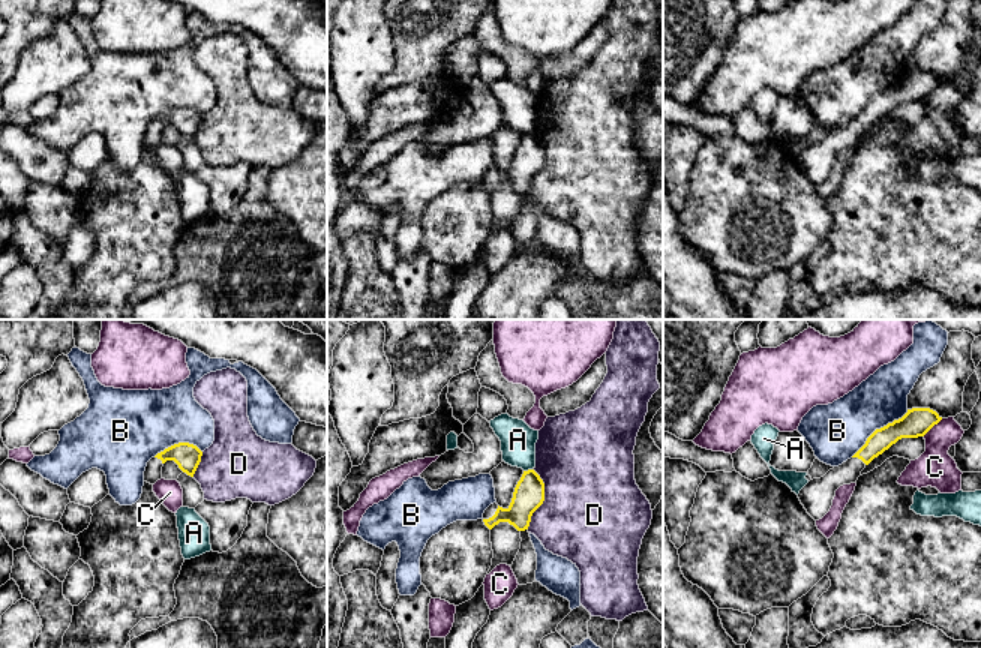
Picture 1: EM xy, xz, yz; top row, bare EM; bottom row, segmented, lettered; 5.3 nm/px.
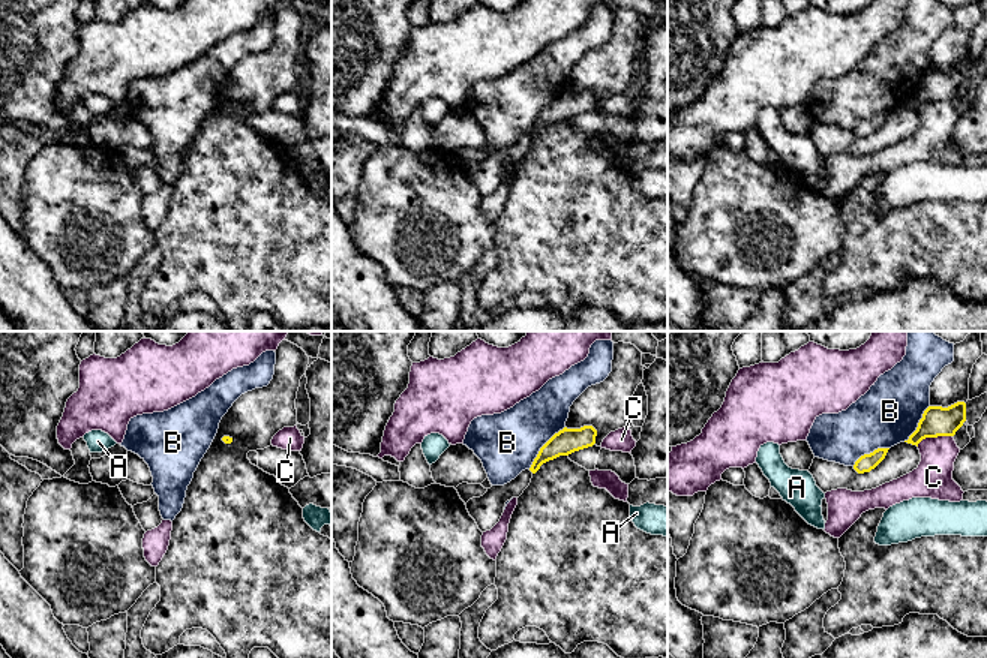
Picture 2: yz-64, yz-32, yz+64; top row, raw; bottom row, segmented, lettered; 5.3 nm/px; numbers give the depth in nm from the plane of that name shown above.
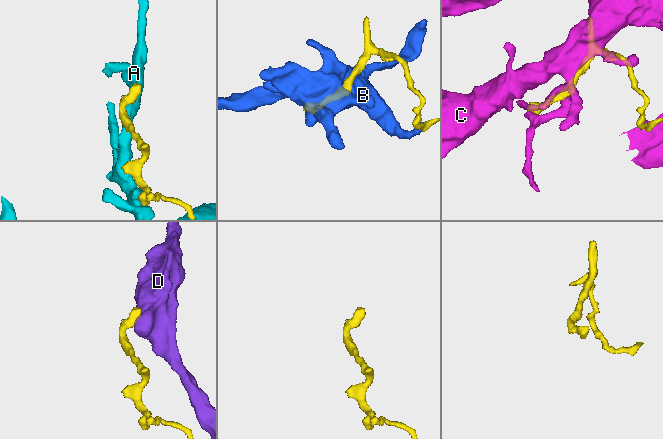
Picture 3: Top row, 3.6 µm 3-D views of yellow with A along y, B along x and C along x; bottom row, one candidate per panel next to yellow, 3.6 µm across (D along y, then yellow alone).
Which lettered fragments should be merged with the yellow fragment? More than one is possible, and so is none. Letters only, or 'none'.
none

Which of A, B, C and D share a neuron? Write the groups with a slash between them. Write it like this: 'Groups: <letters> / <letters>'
Groups: A / B / C / D

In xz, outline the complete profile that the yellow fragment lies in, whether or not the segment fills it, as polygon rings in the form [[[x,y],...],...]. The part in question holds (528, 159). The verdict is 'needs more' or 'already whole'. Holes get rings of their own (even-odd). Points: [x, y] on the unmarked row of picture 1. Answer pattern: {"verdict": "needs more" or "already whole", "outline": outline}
{"verdict": "needs more", "outline": [[[534,134],[524,135],[518,146],[512,166],[507,172],[496,166],[490,168],[483,177],[484,189],[492,194],[500,186],[508,186],[518,195],[530,190],[532,177],[544,165],[544,147]]]}

